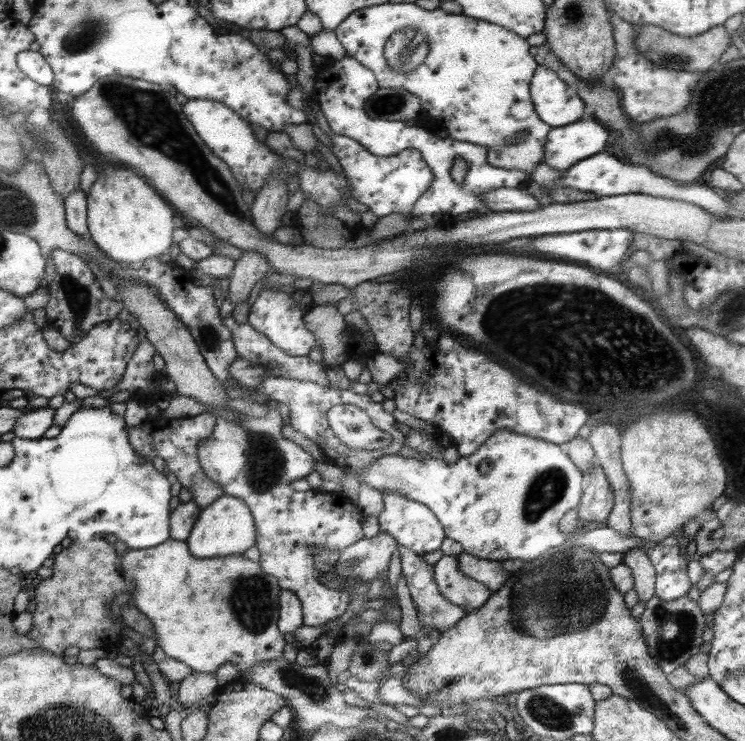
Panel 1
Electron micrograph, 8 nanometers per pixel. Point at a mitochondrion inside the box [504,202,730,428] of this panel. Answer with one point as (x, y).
(631, 333)

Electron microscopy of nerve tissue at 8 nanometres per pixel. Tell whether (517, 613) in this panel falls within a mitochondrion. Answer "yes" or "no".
yes

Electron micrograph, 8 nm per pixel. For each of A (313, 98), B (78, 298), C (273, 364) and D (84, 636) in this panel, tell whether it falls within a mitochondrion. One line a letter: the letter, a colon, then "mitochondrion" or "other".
A: other
B: mitochondrion
C: mitochondrion
D: other

